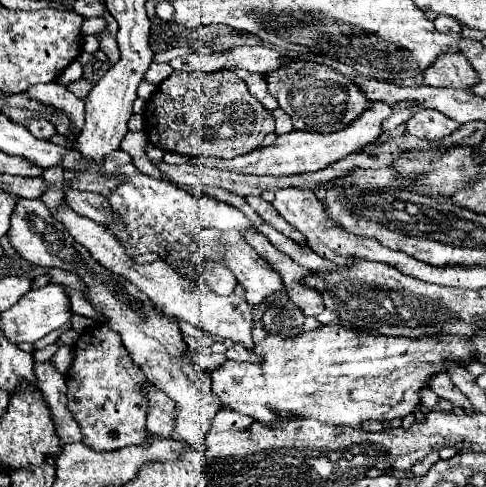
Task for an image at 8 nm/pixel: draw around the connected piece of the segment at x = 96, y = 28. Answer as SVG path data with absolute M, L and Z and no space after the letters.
M87 18L85 22L83 22L83 34L99 34L99 32L103 32L107 28L107 22L105 22L105 18Z

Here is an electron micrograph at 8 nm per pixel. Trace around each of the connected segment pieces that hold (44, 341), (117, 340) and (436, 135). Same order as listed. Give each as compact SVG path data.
M68 322L67 324L65 324L65 326L54 330L53 332L51 332L50 334L48 334L47 336L43 337L42 339L38 340L37 342L34 343L33 347L33 352L34 353L36 350L42 349L44 347L46 347L47 345L50 345L54 342L56 342L57 338L59 339L60 335L65 332L70 330L71 324Z
M101 324L95 326L79 336L73 344L73 366L65 374L67 380L67 410L73 414L75 422L81 428L83 442L93 450L119 450L123 446L145 442L147 438L147 412L149 412L149 398L143 394L143 386L151 384L143 370L133 362L131 354L121 342L121 336L113 332L109 326Z
M419 110L405 122L405 134L427 140L441 140L453 134L459 126L461 124L447 118L445 114L439 114L437 110Z

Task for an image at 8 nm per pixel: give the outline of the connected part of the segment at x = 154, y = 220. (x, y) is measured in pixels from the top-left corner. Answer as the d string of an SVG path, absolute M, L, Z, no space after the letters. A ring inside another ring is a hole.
M123 150L107 154L101 160L97 174L123 178L123 182L107 196L111 210L115 210L117 214L117 220L113 224L107 224L107 230L121 242L121 246L129 256L155 252L173 269L175 262L188 263L189 257L191 263L204 259L220 263L223 258L217 246L220 230L233 228L243 232L253 228L251 222L239 210L235 210L225 202L217 202L213 198L195 198L189 192L175 188L173 184L153 180L141 174L133 166L131 156Z

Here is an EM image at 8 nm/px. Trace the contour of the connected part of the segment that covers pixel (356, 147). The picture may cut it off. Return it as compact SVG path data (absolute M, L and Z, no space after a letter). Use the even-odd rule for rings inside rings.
M369 102L367 110L363 110L359 114L359 118L355 118L355 122L351 122L349 126L345 126L339 132L331 132L331 134L317 134L311 130L293 130L287 132L283 136L277 136L277 140L265 148L253 150L249 154L231 158L231 160L223 160L223 158L213 158L213 156L193 156L189 158L189 162L193 164L201 164L207 168L219 168L219 170L233 170L239 174L269 174L269 176L291 176L291 174L303 174L303 172L317 172L323 170L327 166L331 166L333 162L345 158L347 154L359 152L363 150L367 144L373 144L379 140L381 132L383 132L383 120L389 118L393 114L393 106L387 102Z

